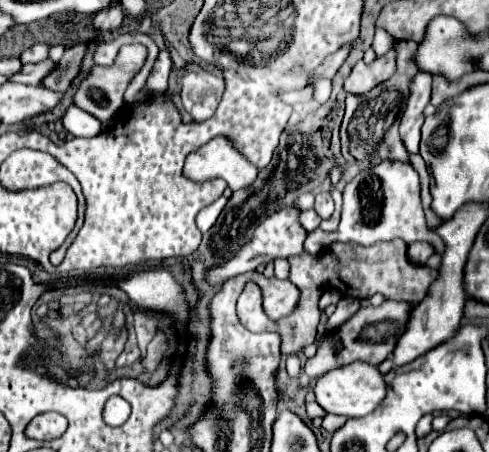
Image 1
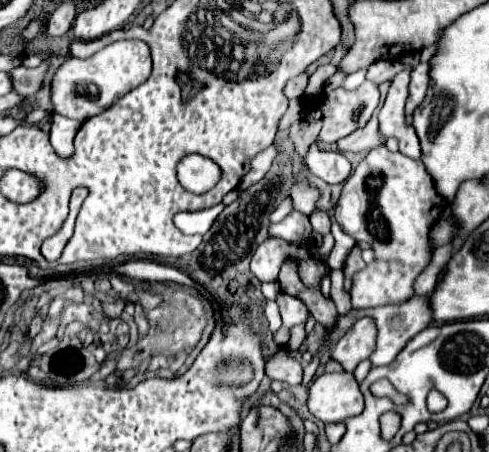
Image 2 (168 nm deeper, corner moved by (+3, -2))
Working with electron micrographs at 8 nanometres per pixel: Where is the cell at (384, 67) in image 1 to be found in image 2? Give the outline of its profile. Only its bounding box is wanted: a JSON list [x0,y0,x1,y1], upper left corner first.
[319,82,379,142]

